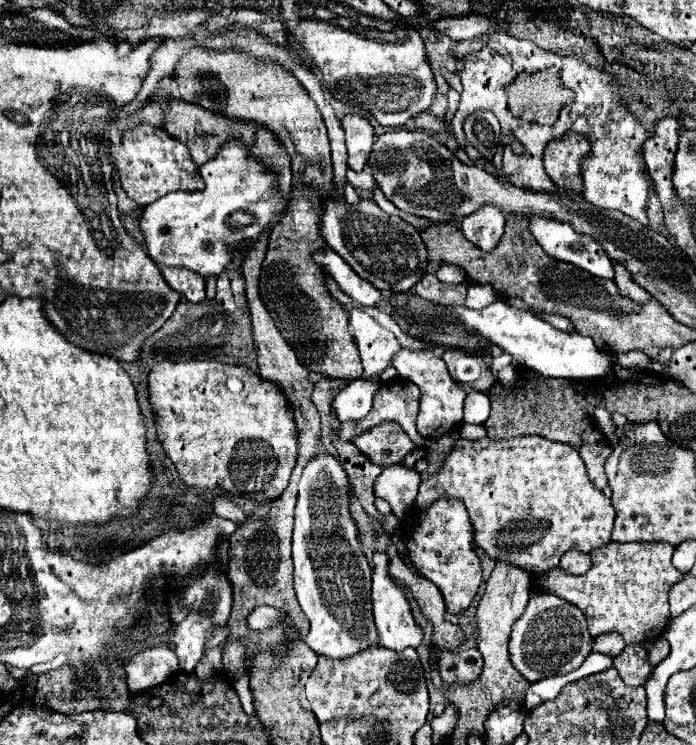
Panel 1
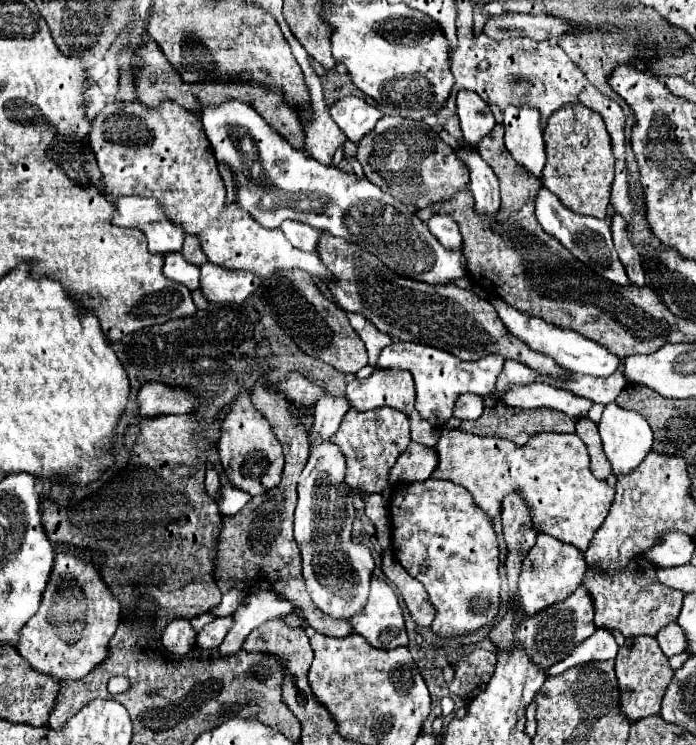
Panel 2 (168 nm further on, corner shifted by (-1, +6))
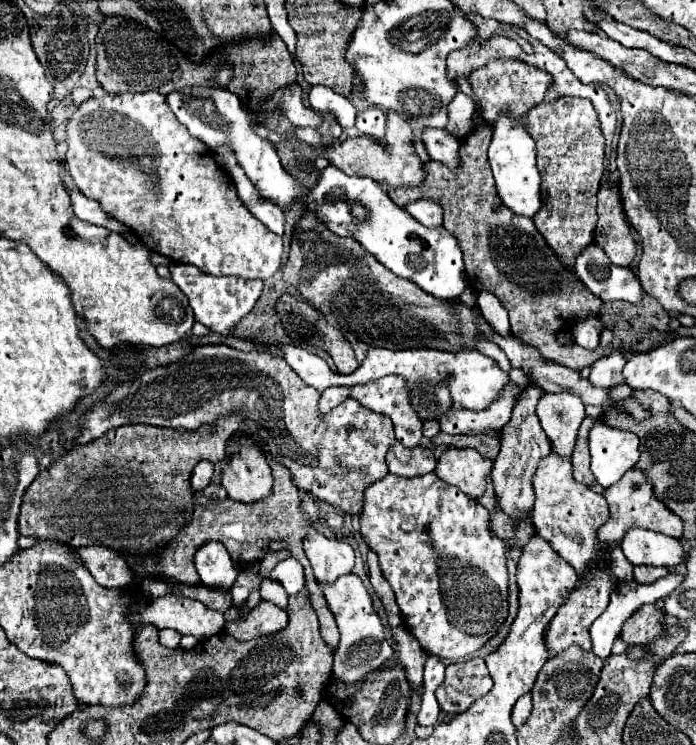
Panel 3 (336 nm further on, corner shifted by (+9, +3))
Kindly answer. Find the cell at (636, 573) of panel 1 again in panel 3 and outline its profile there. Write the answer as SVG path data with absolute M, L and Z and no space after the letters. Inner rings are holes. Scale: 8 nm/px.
M644 605L636 611L634 617L630 617L620 633L620 639L626 645L648 645L654 641L664 629L664 611L656 605Z

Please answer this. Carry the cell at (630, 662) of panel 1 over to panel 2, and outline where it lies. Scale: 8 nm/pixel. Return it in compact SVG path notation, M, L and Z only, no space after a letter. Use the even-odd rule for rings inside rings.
M652 636L626 638L624 646L620 646L616 656L616 676L620 686L620 706L622 706L622 712L630 718L630 722L660 712L660 702L666 686L672 680L672 674L674 672L668 664L668 658L660 650L656 638Z

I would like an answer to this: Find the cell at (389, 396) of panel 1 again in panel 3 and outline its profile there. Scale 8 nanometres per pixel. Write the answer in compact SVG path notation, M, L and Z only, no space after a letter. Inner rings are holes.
M396 375L382 377L380 381L370 381L352 387L352 399L360 401L364 407L382 413L392 419L396 439L406 447L420 445L422 421L410 407L406 381Z

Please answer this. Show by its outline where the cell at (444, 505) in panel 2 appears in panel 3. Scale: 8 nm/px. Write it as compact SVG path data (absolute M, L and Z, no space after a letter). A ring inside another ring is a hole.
M388 473L364 489L364 505L360 509L362 539L378 555L380 571L396 593L404 627L420 641L426 653L450 661L468 657L482 649L508 617L506 545L492 535L488 521L490 513L480 501L444 483L436 473L412 479Z

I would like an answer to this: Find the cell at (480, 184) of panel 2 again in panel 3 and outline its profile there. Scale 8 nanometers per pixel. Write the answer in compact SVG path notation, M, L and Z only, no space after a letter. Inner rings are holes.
M434 127L422 129L422 143L424 143L430 159L440 161L440 163L448 165L450 169L456 169L460 165L460 159L458 159L460 141L456 137L452 137L446 129L434 129Z

